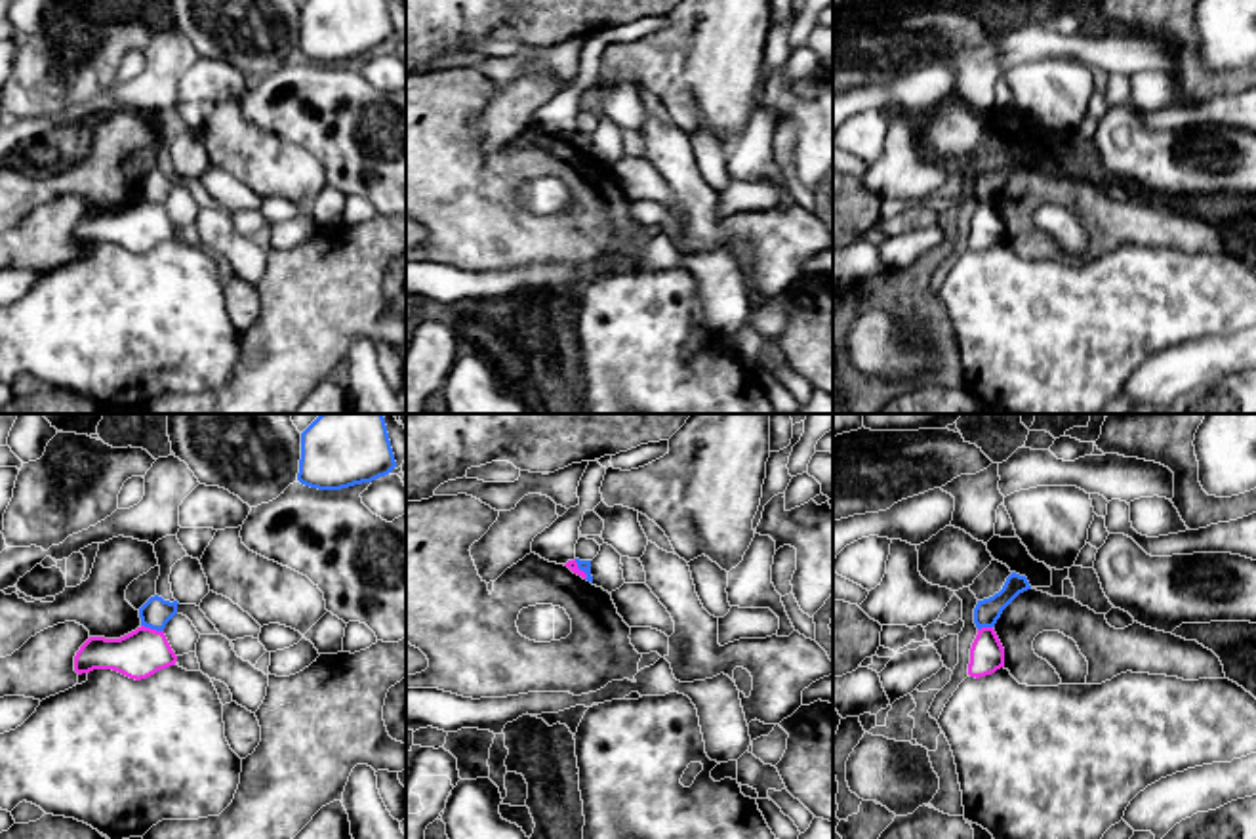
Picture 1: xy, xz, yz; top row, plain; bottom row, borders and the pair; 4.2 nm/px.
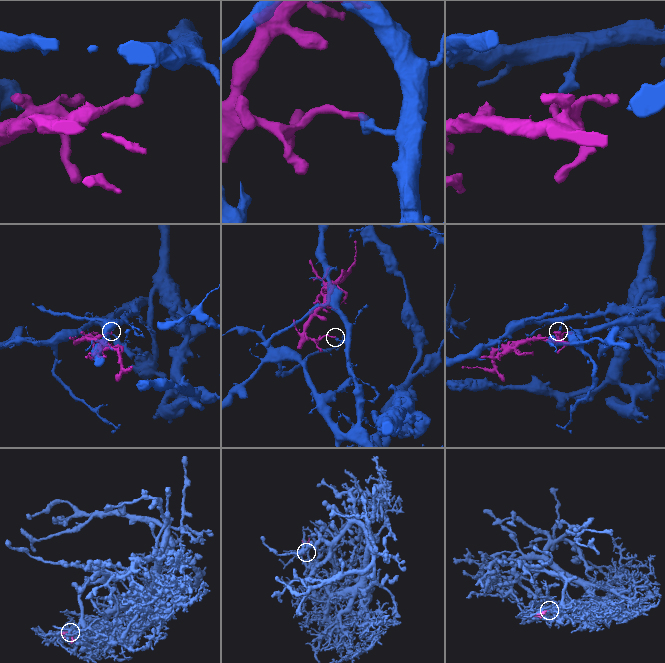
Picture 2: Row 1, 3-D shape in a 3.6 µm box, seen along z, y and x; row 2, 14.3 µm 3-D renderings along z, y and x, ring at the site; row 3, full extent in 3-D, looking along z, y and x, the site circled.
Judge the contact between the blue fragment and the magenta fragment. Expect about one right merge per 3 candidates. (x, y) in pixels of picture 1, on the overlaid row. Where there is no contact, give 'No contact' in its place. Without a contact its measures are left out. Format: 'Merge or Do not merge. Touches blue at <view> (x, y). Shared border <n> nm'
Do not merge. Touches blue at xy (153, 628). Shared border 100 nm

